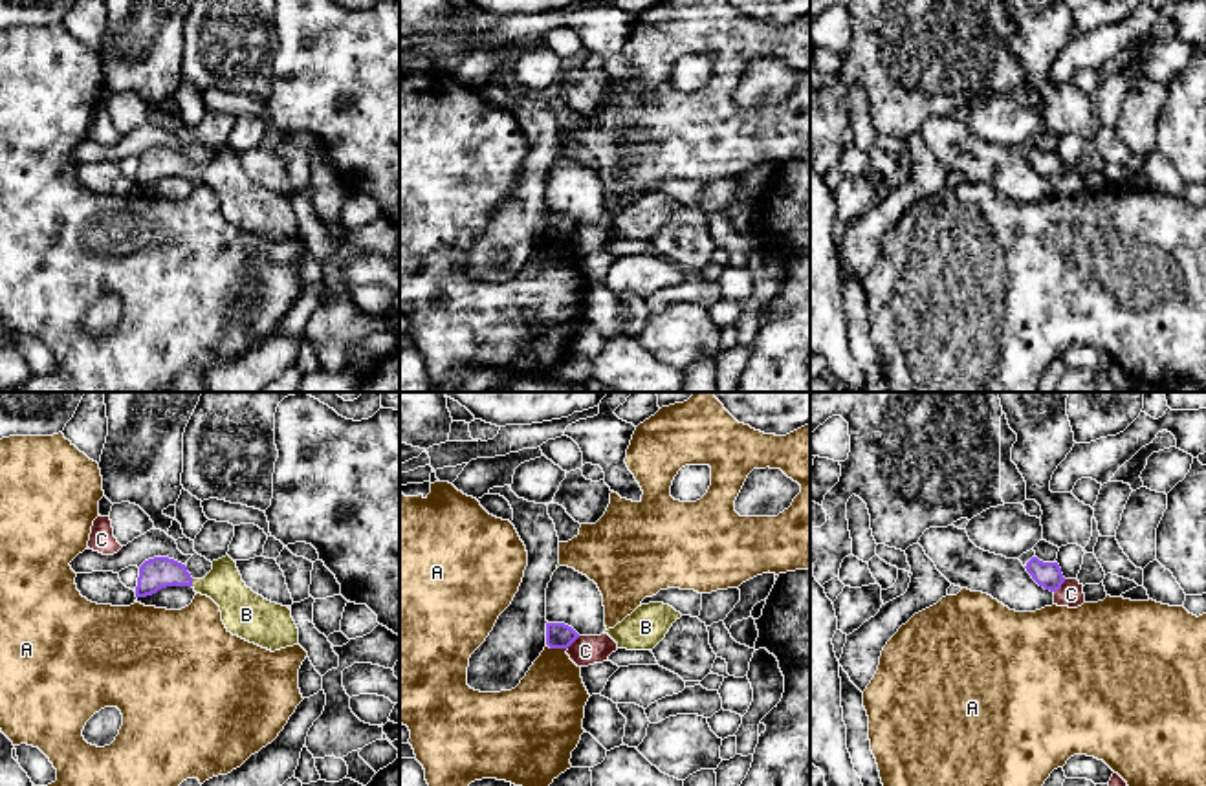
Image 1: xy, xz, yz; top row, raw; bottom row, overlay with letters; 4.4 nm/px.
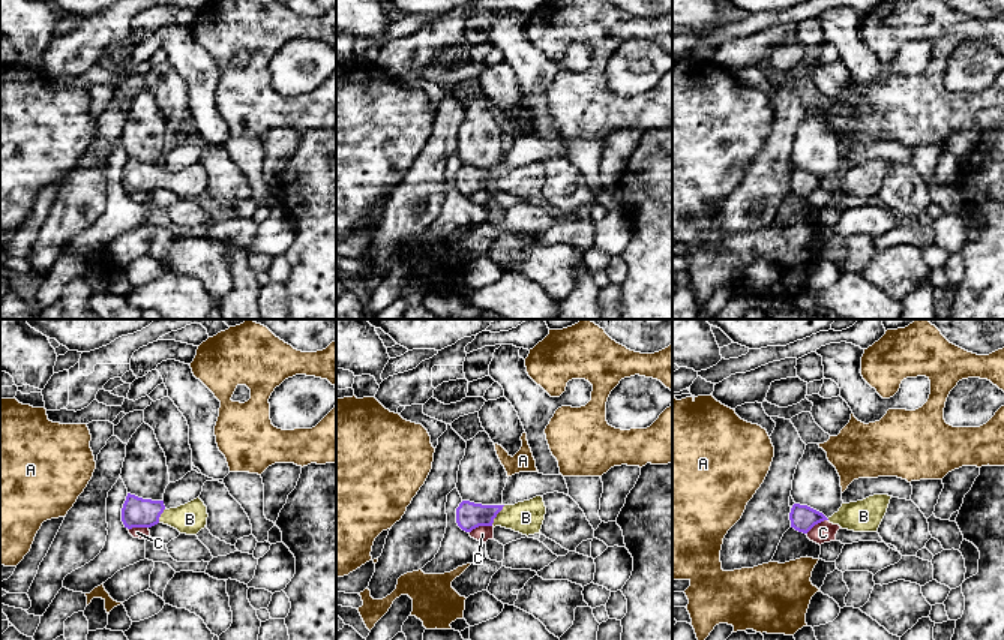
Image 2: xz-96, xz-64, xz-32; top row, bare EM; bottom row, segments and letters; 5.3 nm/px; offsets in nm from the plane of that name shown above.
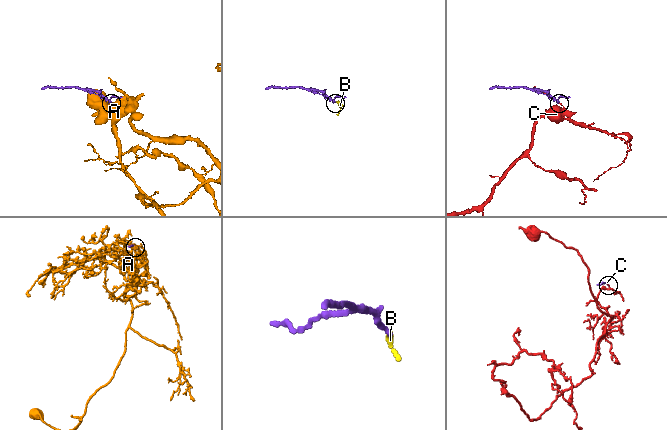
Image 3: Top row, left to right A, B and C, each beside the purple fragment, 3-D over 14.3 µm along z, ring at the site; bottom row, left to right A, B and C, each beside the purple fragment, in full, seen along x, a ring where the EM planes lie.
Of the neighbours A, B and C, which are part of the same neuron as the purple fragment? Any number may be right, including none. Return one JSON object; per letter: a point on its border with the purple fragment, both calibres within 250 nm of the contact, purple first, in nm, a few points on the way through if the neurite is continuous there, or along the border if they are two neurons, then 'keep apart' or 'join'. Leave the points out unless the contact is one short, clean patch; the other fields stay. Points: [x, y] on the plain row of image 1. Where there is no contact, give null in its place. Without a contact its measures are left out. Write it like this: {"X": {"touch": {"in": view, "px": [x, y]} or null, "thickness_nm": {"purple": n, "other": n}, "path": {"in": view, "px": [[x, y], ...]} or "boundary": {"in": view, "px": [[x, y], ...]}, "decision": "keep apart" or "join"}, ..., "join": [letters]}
{"A": {"touch": {"in": "xz", "px": [558, 237]}, "thickness_nm": {"purple": 110, "other": 320}, "decision": "keep apart"}, "B": {"touch": {"in": "xy", "px": [191, 173]}, "thickness_nm": {"purple": 140, "other": 180}, "path": {"in": "xy", "px": [[160, 162], [176, 163], [191, 173], [219, 174], [241, 196]]}, "decision": "join"}, "C": {"touch": {"in": "yz", "px": [1060, 176]}, "thickness_nm": {"purple": 120, "other": 110}, "decision": "keep apart"}, "join": ["B"]}

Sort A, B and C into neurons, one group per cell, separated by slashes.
A / B / C

